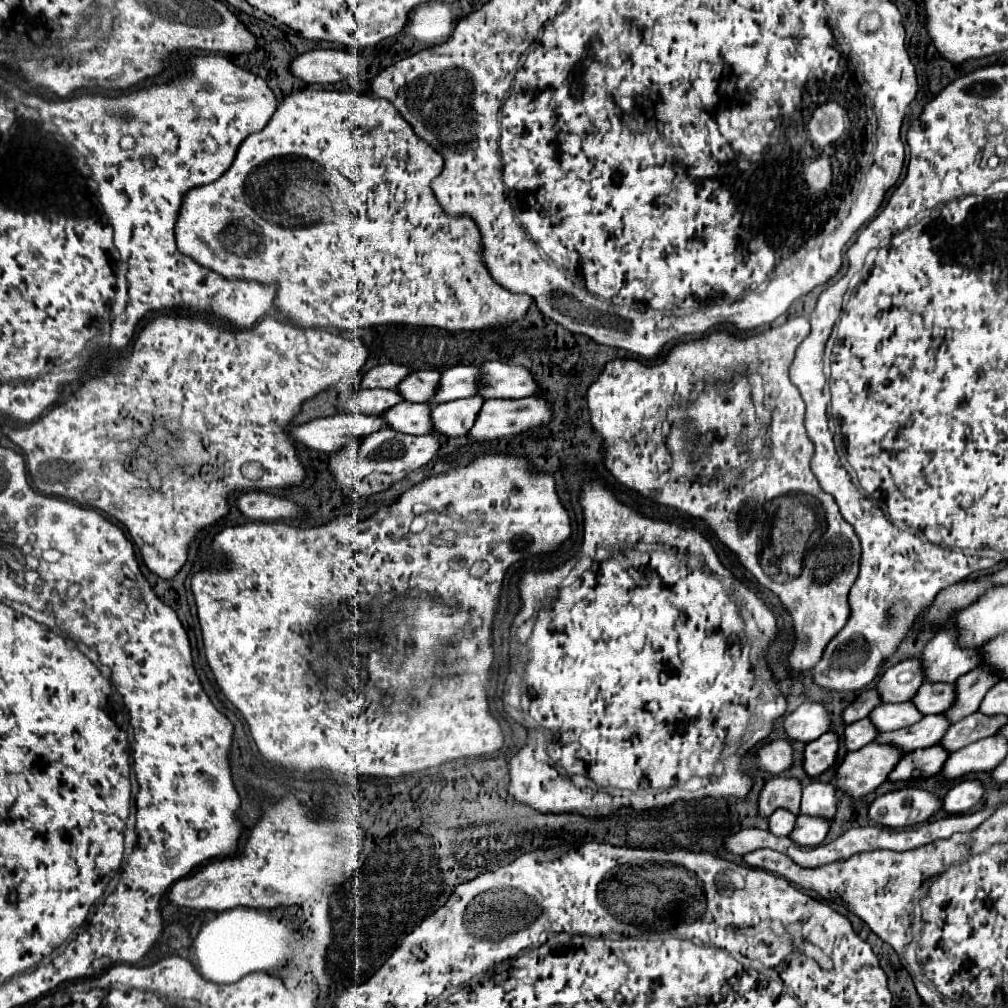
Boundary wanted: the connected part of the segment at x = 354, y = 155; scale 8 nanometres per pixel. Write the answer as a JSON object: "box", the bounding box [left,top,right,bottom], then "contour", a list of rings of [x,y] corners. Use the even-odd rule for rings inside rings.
{"box":[176,89,532,331],"contour":[[[306,89],[294,95],[288,95],[272,115],[270,123],[250,135],[238,149],[230,169],[214,183],[192,189],[182,205],[178,223],[176,223],[176,241],[178,249],[192,257],[202,267],[208,267],[228,279],[250,279],[258,283],[278,283],[278,295],[274,307],[290,317],[296,325],[302,327],[336,327],[354,331],[360,327],[384,325],[384,323],[404,323],[404,325],[426,325],[440,327],[448,331],[476,331],[486,325],[504,325],[508,321],[518,321],[526,315],[532,297],[510,293],[498,285],[486,267],[480,263],[480,231],[474,221],[466,217],[452,219],[438,205],[432,195],[430,181],[442,171],[442,157],[428,143],[414,135],[412,127],[400,117],[396,107],[386,99],[376,99],[372,95],[358,95],[354,91],[314,91]]]}

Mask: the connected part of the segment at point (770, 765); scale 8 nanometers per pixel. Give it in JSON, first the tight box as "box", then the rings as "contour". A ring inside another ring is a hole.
{"box":[758,739,794,775],"contour":[[[776,739],[760,749],[758,759],[760,759],[764,771],[768,771],[772,775],[784,773],[794,765],[792,743],[788,739]]]}

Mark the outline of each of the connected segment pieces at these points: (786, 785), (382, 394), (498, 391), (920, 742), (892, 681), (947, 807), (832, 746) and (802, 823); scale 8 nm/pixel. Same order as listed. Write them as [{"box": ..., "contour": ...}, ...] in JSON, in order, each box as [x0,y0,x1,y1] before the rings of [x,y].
[{"box":[760,777,802,817],"contour":[[[774,777],[762,789],[760,815],[770,817],[780,807],[798,815],[800,797],[802,797],[802,783],[796,777]]]},{"box":[342,389,404,415],"contour":[[[360,389],[352,401],[344,403],[342,411],[346,411],[346,413],[360,411],[366,415],[382,415],[384,411],[388,411],[390,407],[394,407],[400,401],[404,401],[402,395],[392,389]]]},{"box":[480,361,540,399],"contour":[[[490,361],[482,365],[482,389],[480,395],[502,397],[502,399],[520,399],[530,397],[540,389],[532,373],[520,365],[506,365],[500,361]]]},{"box":[876,715,950,753],"contour":[[[924,715],[912,727],[904,727],[904,729],[890,731],[890,733],[880,733],[876,741],[892,743],[898,749],[902,749],[904,753],[908,753],[908,751],[916,751],[916,749],[936,745],[940,741],[940,737],[944,737],[948,727],[950,727],[948,717],[944,717],[944,715]]]},{"box":[876,659,924,703],"contour":[[[906,659],[878,677],[876,689],[882,695],[884,703],[910,701],[920,685],[924,683],[924,663],[922,659]]]},{"box":[944,779,984,815],"contour":[[[968,779],[958,783],[956,787],[952,787],[948,791],[948,795],[944,797],[944,811],[958,815],[958,813],[966,813],[970,807],[974,807],[984,795],[984,785],[976,779]]]},{"box":[804,733,838,777],"contour":[[[824,733],[816,741],[808,743],[804,749],[804,769],[810,777],[822,775],[828,767],[836,763],[838,755],[838,735],[836,733]]]},{"box":[790,815,832,847],"contour":[[[798,815],[796,819],[796,827],[790,835],[790,839],[798,845],[804,847],[814,847],[820,845],[824,841],[824,837],[830,831],[832,821],[824,819],[824,817],[806,817],[806,815]]]}]

